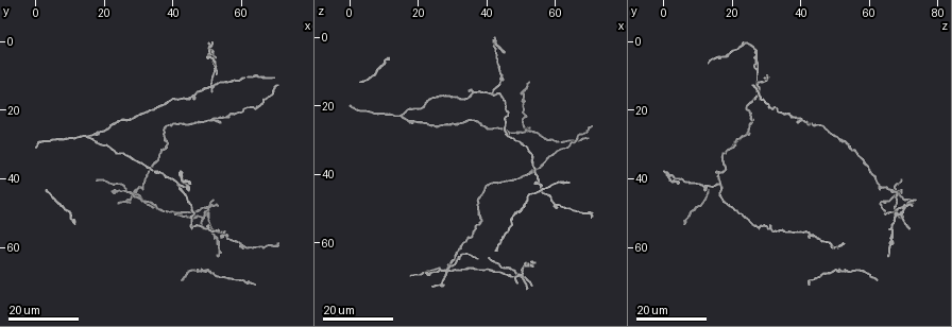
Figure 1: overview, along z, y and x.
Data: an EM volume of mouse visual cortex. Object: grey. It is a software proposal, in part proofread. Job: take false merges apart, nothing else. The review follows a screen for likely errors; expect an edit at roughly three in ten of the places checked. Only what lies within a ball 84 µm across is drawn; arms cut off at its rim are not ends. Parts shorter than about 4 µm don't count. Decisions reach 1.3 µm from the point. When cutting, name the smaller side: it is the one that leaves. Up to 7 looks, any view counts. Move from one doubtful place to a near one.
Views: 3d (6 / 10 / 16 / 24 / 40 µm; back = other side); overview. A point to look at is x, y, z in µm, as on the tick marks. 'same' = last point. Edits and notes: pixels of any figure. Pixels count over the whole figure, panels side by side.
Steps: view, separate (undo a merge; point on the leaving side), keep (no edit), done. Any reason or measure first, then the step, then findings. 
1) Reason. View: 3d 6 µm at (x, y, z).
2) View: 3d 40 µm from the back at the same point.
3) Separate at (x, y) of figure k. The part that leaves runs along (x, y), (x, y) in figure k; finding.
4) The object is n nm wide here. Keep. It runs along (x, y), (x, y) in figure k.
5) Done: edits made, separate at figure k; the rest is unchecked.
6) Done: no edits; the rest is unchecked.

Three-way junction. View: 3d 16 µm at (59.5, 59.5, 48.5).

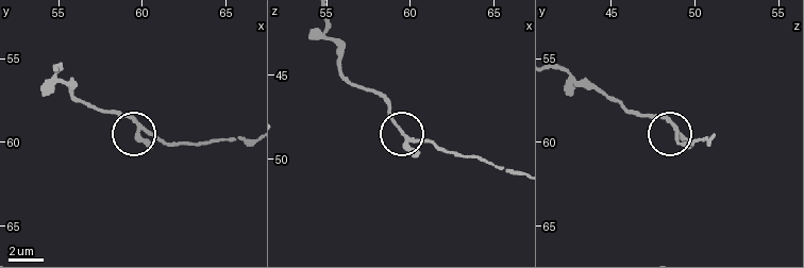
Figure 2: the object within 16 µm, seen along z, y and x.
View: 3d 6 µm at (60.4, 59.6, 48.8).

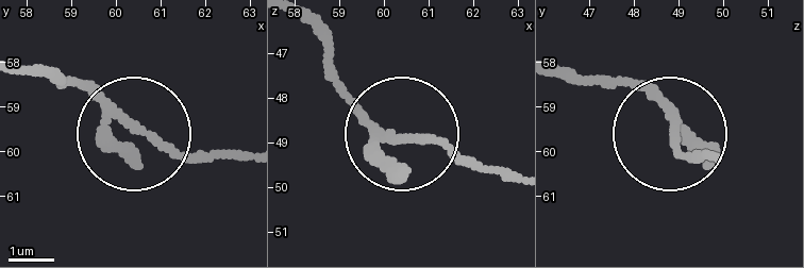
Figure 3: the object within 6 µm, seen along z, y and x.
The object is 220 nm wide here. Keep. It runs along (26, 67), (71, 82), (129, 132), (197, 158), (250, 158) in figure 3; continuous, no second cell.

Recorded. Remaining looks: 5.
Two arms in line, one across. View: 3d 16 µm at (42.0, 41.5, 16.5).

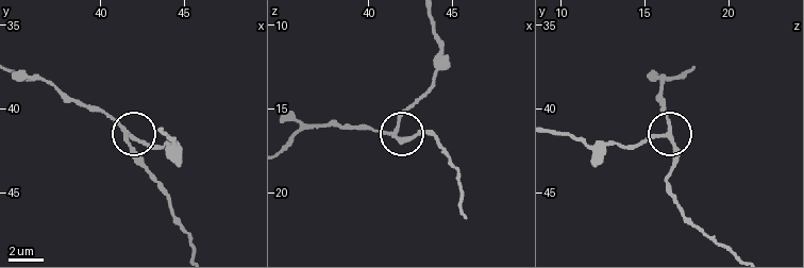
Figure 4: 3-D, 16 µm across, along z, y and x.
Zoom in. View: 3d 6 µm at (41.6, 41.5, 16.5).

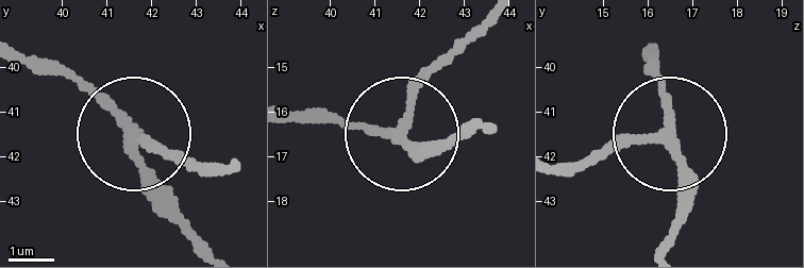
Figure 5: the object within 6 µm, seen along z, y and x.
Keep. It runs along (653, 48), (660, 129), (554, 167) in figure 5; all the same cell.

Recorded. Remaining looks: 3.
Thin neck. View: 3d 16 µm at (31.0, 42.5, 64.0).

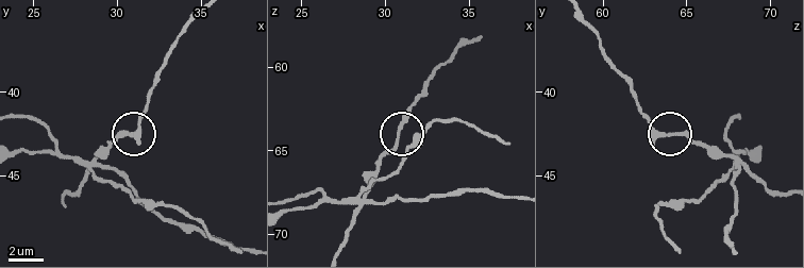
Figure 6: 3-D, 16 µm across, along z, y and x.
Closer look. View: 3d 6 µm at (30.7, 42.5, 64.4).

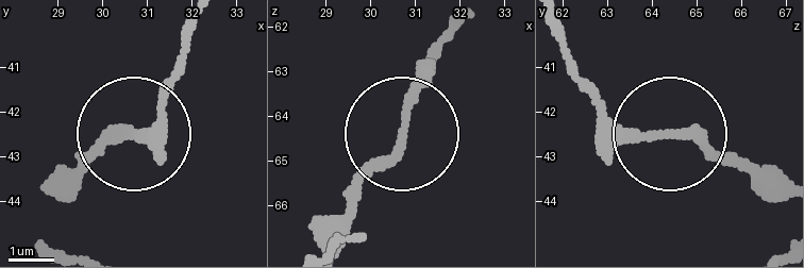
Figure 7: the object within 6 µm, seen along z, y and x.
View: 3d 6 µm from the back at (30.75, 42.50, 64.30).

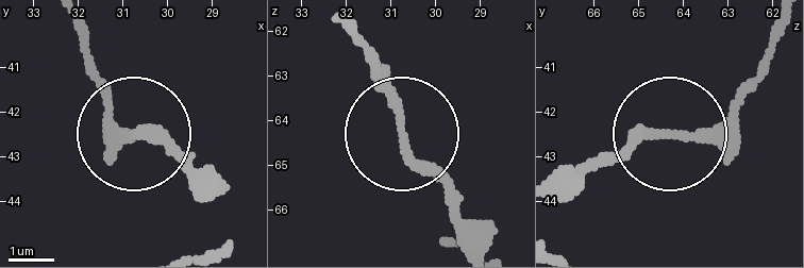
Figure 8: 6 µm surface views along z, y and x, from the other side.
Keep. It runs along (786, 19), (767, 65), (717, 122), (637, 137), (560, 176) in figure 8; one cell here.

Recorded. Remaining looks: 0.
Done: no edits; the rest is unchecked.

